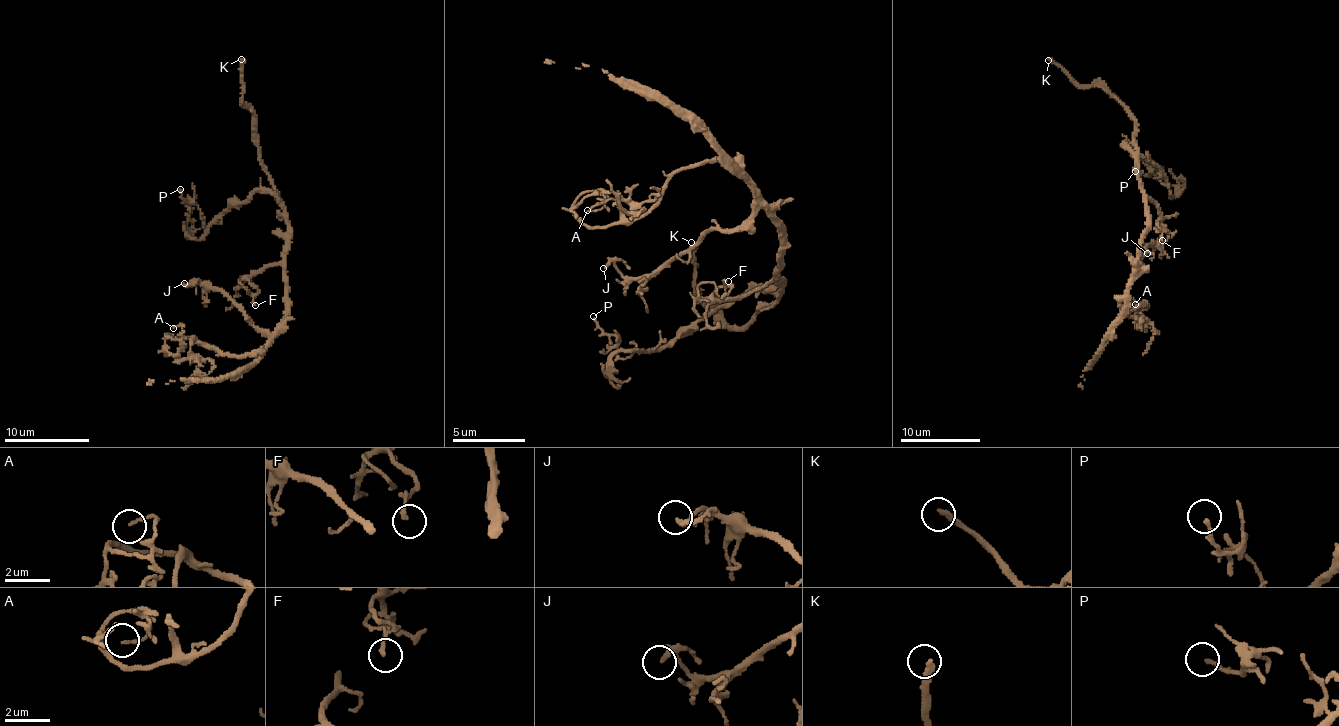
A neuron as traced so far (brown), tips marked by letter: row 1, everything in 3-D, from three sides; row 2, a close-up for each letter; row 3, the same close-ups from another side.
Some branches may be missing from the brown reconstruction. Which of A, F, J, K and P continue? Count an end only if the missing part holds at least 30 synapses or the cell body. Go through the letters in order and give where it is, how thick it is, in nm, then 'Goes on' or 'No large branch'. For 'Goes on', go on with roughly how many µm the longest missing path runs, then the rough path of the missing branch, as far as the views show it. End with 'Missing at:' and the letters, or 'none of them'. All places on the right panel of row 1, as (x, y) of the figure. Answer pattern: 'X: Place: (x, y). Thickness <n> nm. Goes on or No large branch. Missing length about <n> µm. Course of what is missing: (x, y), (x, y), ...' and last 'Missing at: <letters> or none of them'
A: Place: (1135, 304). Thickness 120 nm. No large branch
F: Place: (1162, 240). Thickness 170 nm. No large branch
J: Place: (1147, 253). Thickness 180 nm. No large branch
K: Place: (1048, 60). Thickness 240 nm. Goes on. Missing length about 25 µm. Course of what is missing: (1048, 60), (1026, 51), (1000, 36), (1000, 32), (1033, 36), (1033, 44), (1024, 37)
P: Place: (1135, 171). Thickness 170 nm. No large branch
Missing at: K

